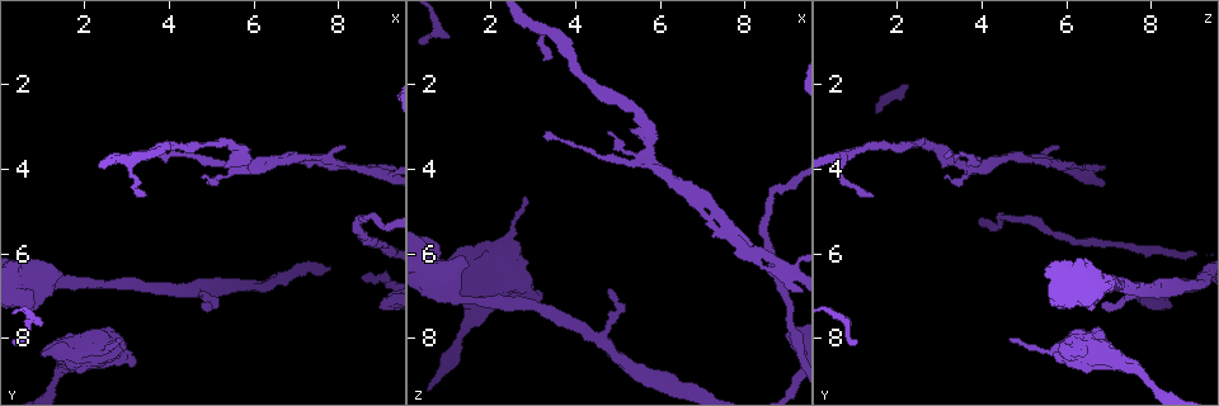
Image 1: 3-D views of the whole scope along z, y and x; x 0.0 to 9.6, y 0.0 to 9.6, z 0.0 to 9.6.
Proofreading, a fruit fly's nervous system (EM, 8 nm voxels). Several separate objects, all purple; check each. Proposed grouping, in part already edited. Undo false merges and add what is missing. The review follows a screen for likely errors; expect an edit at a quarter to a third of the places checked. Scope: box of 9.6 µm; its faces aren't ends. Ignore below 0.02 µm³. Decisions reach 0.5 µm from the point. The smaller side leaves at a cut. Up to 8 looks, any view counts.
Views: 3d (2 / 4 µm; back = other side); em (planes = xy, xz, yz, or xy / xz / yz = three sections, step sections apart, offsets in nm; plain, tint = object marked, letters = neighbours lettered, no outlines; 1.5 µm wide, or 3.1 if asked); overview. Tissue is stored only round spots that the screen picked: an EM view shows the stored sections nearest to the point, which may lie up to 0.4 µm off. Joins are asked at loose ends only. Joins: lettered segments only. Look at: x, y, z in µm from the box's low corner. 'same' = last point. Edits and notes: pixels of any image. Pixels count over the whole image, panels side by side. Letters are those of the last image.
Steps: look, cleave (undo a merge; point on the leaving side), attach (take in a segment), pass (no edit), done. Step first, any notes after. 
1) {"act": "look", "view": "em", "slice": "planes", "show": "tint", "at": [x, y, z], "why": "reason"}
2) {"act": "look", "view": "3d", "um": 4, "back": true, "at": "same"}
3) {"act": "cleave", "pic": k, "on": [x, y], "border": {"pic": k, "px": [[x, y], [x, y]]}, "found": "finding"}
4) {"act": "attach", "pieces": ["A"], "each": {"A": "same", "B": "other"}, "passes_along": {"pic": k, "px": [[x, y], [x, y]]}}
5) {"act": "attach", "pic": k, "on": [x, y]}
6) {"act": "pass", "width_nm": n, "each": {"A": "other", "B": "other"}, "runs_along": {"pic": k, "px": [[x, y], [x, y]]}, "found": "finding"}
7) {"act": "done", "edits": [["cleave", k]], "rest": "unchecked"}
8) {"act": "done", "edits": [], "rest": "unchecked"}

{"act": "look", "view": "em", "slice": "xz", "step": 4, "show": "letters", "at": [3.20, 4.65, 1.40], "why": "an open end"}

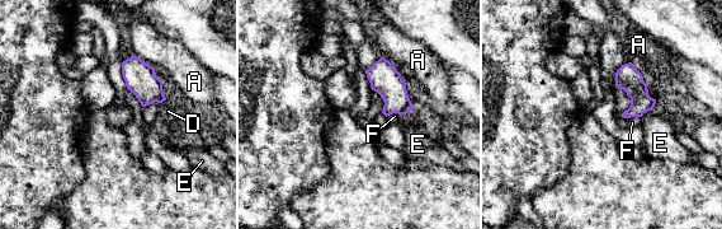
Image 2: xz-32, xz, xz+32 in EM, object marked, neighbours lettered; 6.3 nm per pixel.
{"act": "pass", "longest_contact_nm": ["A", 160], "each": {"A": "other", "D": "other", "E": "other", "F": "other"}, "found": "no lettered segment goes on from it"}

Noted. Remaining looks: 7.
{"act": "look", "view": "em", "slice": "xz", "step": 4, "show": "letters", "at": [5.75, 3.95, 3.60], "why": "abrupt turn"}

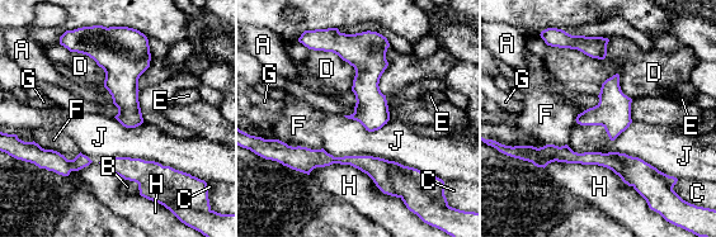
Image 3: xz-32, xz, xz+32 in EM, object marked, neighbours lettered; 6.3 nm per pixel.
{"act": "look", "view": "em", "slice": "planes", "show": "letters", "at": "same", "why": "cut it another way"}

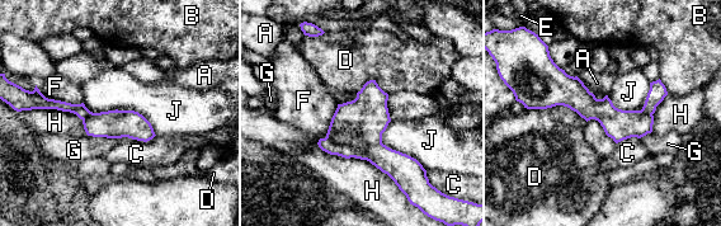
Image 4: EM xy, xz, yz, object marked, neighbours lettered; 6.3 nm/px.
{"act": "cleave", "pic": 4, "on": [326, 145], "width_nm": 200, "each": {"A": "other", "B": "other", "C": "other", "D": "other", "E": "other", "F": "other", "G": "other", "H": "other", "J": "other"}, "border": {"pic": 4, "px": [[325, 137], [361, 151], [368, 160]]}, "found": "two neurons meet here"}

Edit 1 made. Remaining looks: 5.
{"act": "look", "view": "overview", "why": "see it whole again"}

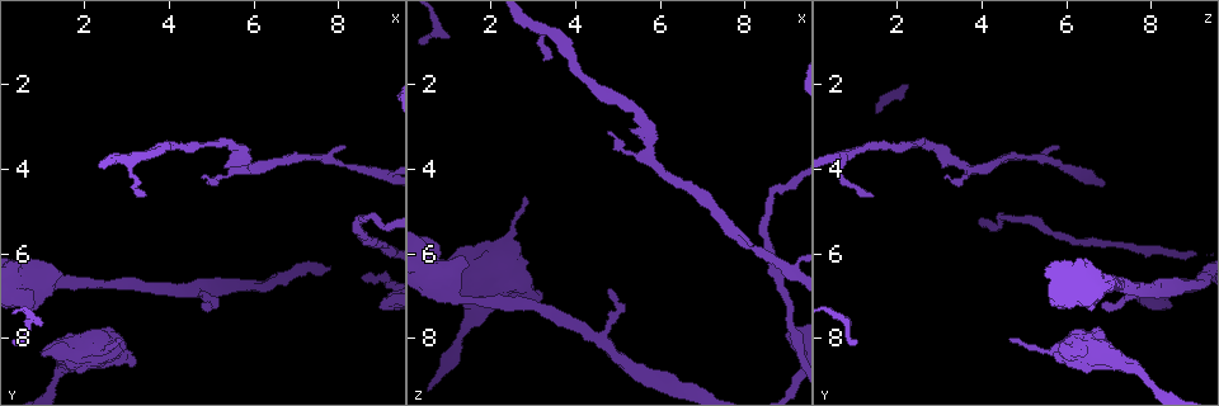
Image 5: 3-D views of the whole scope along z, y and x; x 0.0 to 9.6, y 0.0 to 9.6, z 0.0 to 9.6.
{"act": "look", "view": "em", "slice": "planes", "show": "tint", "at": [8.60, 5.10, 4.55], "why": "a narrow waist"}

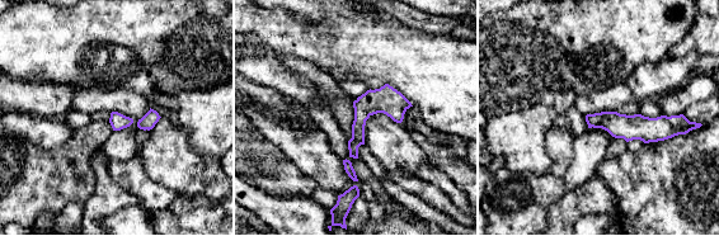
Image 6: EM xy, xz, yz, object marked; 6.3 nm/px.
{"act": "look", "view": "em", "slice": "planes", "show": "letters", "at": "same"}

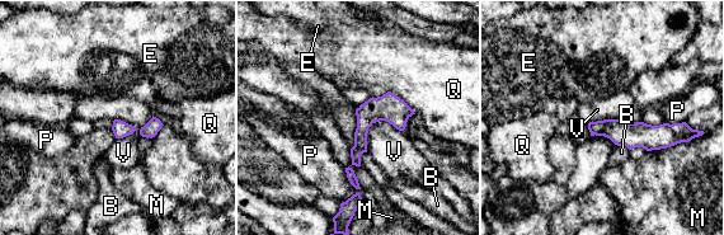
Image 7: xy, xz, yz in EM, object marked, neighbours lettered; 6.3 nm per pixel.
{"act": "pass", "each": {"B": "other", "E": "other", "M": "other", "P": "other", "Q": "other", "V": "other"}, "runs_along": {"pic": 7, "px": [[389, 95], [363, 122], [351, 167], [355, 182]]}, "found": "one neuron here"}

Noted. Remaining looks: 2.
{"act": "done", "edits": [["cleave", 4]], "rest": "unchecked"}

